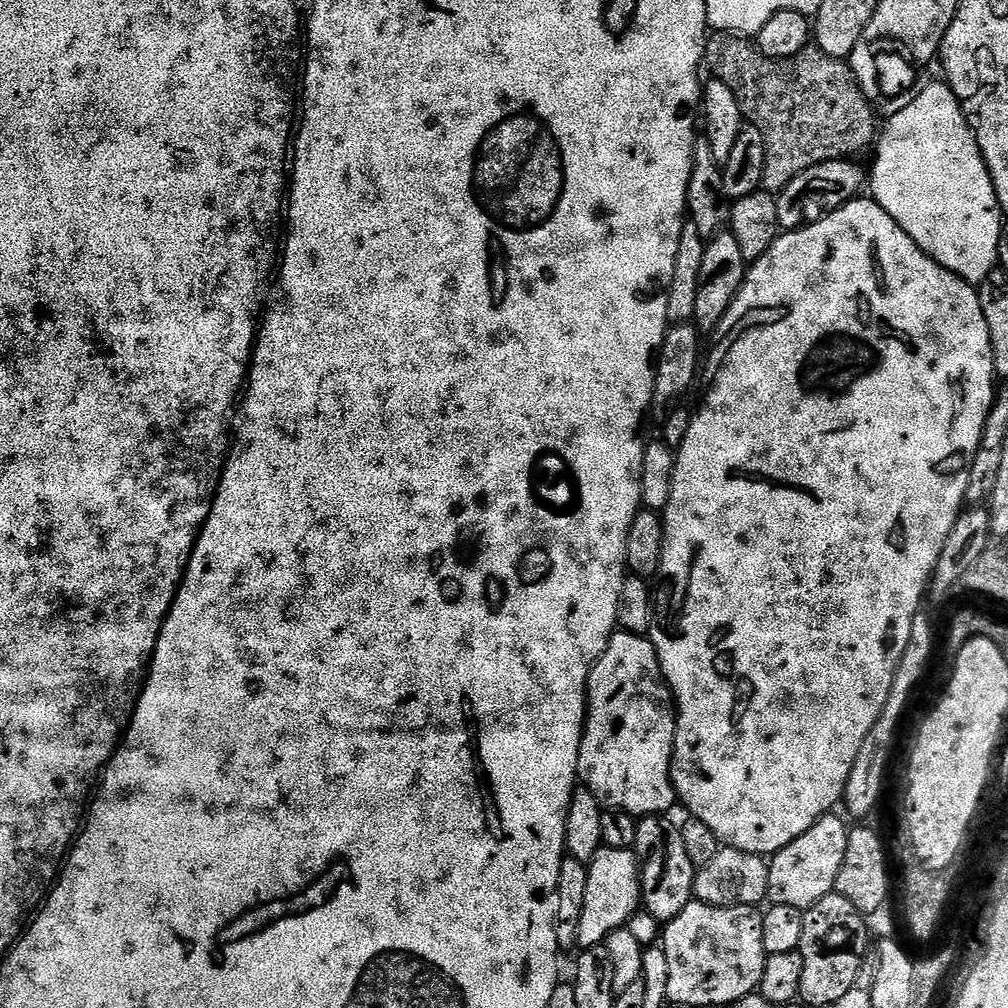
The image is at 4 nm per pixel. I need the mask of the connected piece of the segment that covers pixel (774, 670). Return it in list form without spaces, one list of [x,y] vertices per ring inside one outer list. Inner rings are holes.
[[[871,198],[850,200],[820,220],[813,220],[802,228],[788,230],[777,236],[774,246],[770,246],[770,250],[766,250],[766,254],[762,254],[762,258],[758,258],[749,267],[748,277],[744,279],[738,298],[734,298],[730,310],[726,310],[722,322],[714,330],[714,336],[720,341],[709,356],[707,353],[706,363],[702,368],[703,379],[704,376],[708,379],[708,393],[704,396],[704,405],[698,410],[695,409],[690,430],[686,430],[682,446],[675,449],[676,465],[670,486],[670,502],[662,513],[664,545],[658,573],[659,579],[664,579],[660,584],[660,592],[658,588],[658,616],[659,619],[660,616],[664,619],[664,624],[657,623],[651,629],[650,639],[656,647],[660,669],[676,705],[676,737],[672,743],[672,785],[676,787],[679,803],[688,807],[689,817],[706,822],[706,826],[714,830],[721,845],[734,850],[746,850],[746,854],[771,858],[778,850],[790,846],[790,842],[794,842],[798,834],[806,834],[806,830],[810,830],[814,822],[829,815],[835,809],[832,807],[835,804],[839,805],[844,799],[852,763],[855,762],[862,742],[873,729],[890,696],[895,671],[898,670],[903,651],[906,650],[906,644],[910,639],[914,616],[921,611],[920,603],[924,600],[924,591],[929,591],[932,576],[936,573],[942,546],[946,546],[946,538],[950,538],[950,530],[954,530],[954,522],[965,507],[964,495],[967,482],[970,481],[971,464],[974,462],[975,454],[978,453],[987,416],[997,397],[998,377],[994,370],[990,330],[986,326],[986,317],[982,315],[979,291],[973,285],[967,284],[961,276],[955,276],[934,258],[926,255],[916,245],[914,238],[910,238],[910,234],[906,234],[906,230],[902,230],[902,226],[898,226],[898,222],[894,222],[894,218],[890,218],[890,214],[886,214],[886,210],[882,210],[882,206]]]

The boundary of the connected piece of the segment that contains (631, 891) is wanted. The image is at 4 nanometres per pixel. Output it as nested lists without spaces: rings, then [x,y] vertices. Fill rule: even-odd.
[[[601,846],[596,857],[588,864],[586,902],[582,906],[582,918],[576,927],[577,945],[581,949],[603,945],[610,933],[627,925],[641,904],[640,865],[635,851]]]

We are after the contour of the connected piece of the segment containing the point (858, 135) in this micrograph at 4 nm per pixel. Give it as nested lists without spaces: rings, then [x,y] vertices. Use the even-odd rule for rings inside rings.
[[[712,34],[706,41],[706,68],[717,80],[726,82],[738,98],[745,121],[762,130],[762,142],[766,142],[766,170],[763,191],[779,194],[798,174],[831,160],[847,160],[855,152],[873,147],[878,136],[876,116],[868,105],[869,97],[860,88],[851,63],[835,60],[815,46],[803,48],[794,58],[766,58],[755,43],[745,37],[731,34]]]

